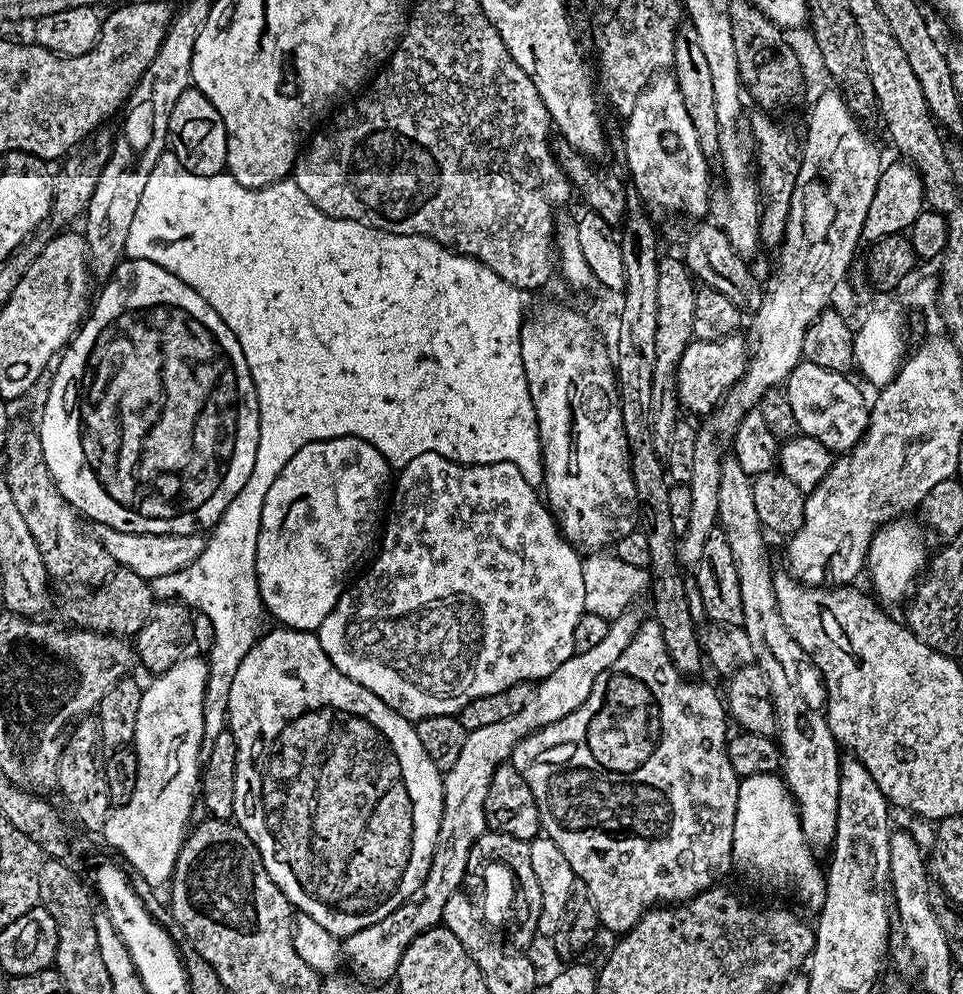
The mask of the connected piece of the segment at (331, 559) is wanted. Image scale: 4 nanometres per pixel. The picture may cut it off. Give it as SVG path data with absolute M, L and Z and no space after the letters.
M335 436L332 440L315 440L302 446L298 454L286 462L278 478L274 478L274 486L268 492L269 500L262 506L256 577L264 607L275 619L276 616L280 619L277 621L283 627L315 633L326 614L334 610L345 583L344 571L371 546L375 536L377 539L382 524L380 499L390 488L388 472L388 461L374 445L357 436Z

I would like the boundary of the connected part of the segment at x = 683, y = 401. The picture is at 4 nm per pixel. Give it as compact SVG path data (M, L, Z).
M743 335L728 336L718 342L702 342L693 339L681 351L676 361L676 385L674 391L679 400L679 407L685 413L693 412L696 416L707 417L716 411L717 404L723 400L729 388L739 380L750 359L749 349L744 349Z

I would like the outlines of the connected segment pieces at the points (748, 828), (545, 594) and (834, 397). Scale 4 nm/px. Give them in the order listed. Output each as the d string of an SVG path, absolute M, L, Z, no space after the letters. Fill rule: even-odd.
M760 773L740 781L738 810L734 818L732 862L735 871L745 872L760 884L797 896L808 908L824 907L826 876L816 865L813 849L804 837L800 814L787 784L776 774Z
M433 452L422 454L418 458L414 458L406 465L405 468L399 469L397 478L394 480L394 491L392 496L392 513L387 513L386 523L382 528L382 540L384 536L384 545L380 548L380 553L376 556L376 561L368 568L368 573L361 578L360 581L353 583L352 596L360 596L364 592L380 592L378 598L386 598L388 602L356 602L352 606L356 606L356 616L390 616L390 614L400 614L408 608L418 608L418 610L428 610L428 608L436 608L442 602L448 600L456 600L460 602L468 602L472 604L472 608L476 610L478 616L478 624L480 624L480 642L484 644L484 648L474 648L468 640L468 644L462 644L456 640L456 636L448 642L446 652L450 654L448 662L454 662L454 670L452 676L454 678L464 678L464 698L466 703L474 702L474 698L482 698L482 694L498 694L498 690L502 690L511 680L511 683L522 684L525 682L539 682L544 677L550 675L554 670L558 670L558 666L562 666L562 662L566 662L574 654L574 626L578 626L578 618L584 616L584 599L586 598L586 582L582 582L582 556L577 549L573 548L567 540L564 539L557 521L554 519L547 503L535 492L533 481L527 480L522 474L522 470L518 470L518 466L514 466L510 462L503 460L502 462L494 462L493 464L457 464L455 460L448 460L444 456L439 456ZM360 606L368 606L368 612L360 612Z
M801 362L788 375L786 387L790 398L790 410L796 419L796 427L805 436L821 440L834 454L851 452L868 429L869 405L864 396L840 371L831 372L817 364Z

